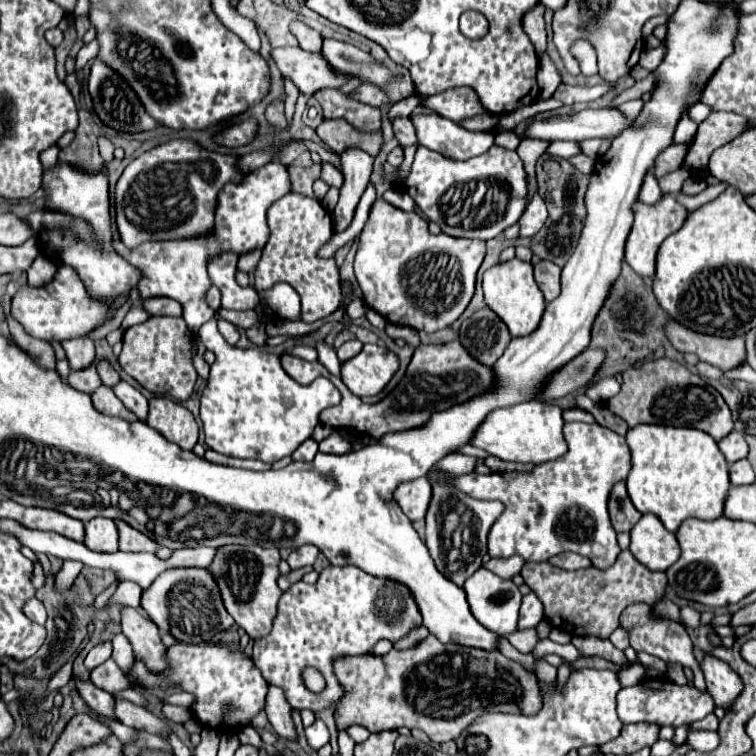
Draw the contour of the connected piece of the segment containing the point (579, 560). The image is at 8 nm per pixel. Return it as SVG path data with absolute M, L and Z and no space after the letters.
M567 553L567 555L557 555L557 557L551 557L549 559L551 565L559 567L559 569L585 569L585 567L591 567L591 561L583 555L575 555L575 553Z

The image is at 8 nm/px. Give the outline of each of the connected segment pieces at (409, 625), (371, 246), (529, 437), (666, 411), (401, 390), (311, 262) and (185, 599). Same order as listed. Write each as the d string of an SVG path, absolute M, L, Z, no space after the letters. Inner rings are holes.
M327 567L321 571L319 581L315 585L307 585L299 581L289 591L283 593L279 601L277 617L273 621L273 631L267 637L257 639L253 645L253 661L255 661L255 667L261 669L263 679L269 685L275 685L285 691L285 697L293 709L321 711L327 705L337 703L341 699L341 687L331 669L333 657L369 653L379 639L389 639L395 643L399 637L403 637L403 633L409 633L419 623L421 623L421 613L411 593L403 585L393 581L383 581L379 577L371 577L359 567ZM307 667L315 667L317 671L321 671L321 675L325 677L323 691L313 693L305 687L303 669Z
M379 197L359 237L355 279L365 303L387 321L433 333L451 327L469 305L475 291L475 275L485 257L483 249L485 241L481 239L433 235L427 219L419 213L405 213Z
M525 401L519 405L511 405L507 409L495 409L491 417L479 429L479 437L475 437L475 447L485 449L489 455L495 455L503 461L519 461L519 463L545 463L553 461L567 453L567 441L563 435L563 407L547 403L547 401Z
M655 359L637 369L621 373L621 391L607 401L607 409L621 417L629 429L639 423L657 423L671 427L695 427L709 433L715 441L721 441L733 431L731 411L717 389L707 385L699 375L687 371L681 363L671 359Z
M459 341L443 343L443 345L419 345L415 349L415 355L407 367L407 373L403 381L379 403L367 405L359 397L355 397L339 377L331 377L327 369L315 361L303 361L293 355L281 355L283 369L301 385L307 385L311 379L327 377L333 381L333 385L341 393L341 403L335 407L329 407L321 413L321 423L331 425L333 429L357 429L359 433L365 433L373 439L383 437L389 431L399 429L413 429L415 425L423 425L427 417L433 411L449 409L455 401L467 401L467 397L473 397L473 393L479 393L491 385L491 367L479 365L465 349L459 345Z
M287 193L267 213L271 237L255 271L255 289L267 291L277 283L289 283L301 297L301 321L315 323L329 317L341 305L341 277L335 259L319 257L319 249L333 237L331 213L317 201L299 193Z
M169 569L161 573L151 587L143 591L141 607L161 631L171 633L183 643L207 643L235 623L223 607L219 587L207 569Z

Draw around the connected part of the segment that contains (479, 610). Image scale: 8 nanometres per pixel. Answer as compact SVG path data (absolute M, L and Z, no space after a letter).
M479 569L475 571L463 585L465 593L467 593L467 601L471 607L471 613L475 615L475 619L485 625L487 629L491 629L497 635L511 635L517 631L517 621L519 621L519 605L521 605L521 593L517 589L517 585L513 581L505 581L501 577L497 577L495 573L487 571L487 569Z

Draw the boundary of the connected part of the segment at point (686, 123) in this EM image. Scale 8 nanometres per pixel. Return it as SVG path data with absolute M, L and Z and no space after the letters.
M687 113L681 117L681 121L679 121L679 127L677 127L677 131L675 131L675 143L689 143L691 139L693 139L693 135L695 135L695 131L697 131L697 125L687 117Z

